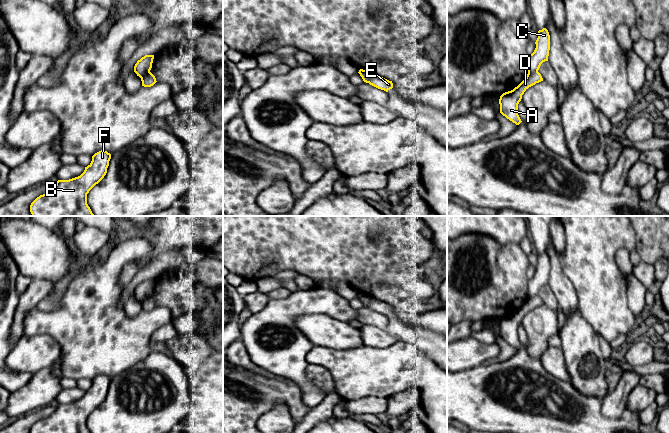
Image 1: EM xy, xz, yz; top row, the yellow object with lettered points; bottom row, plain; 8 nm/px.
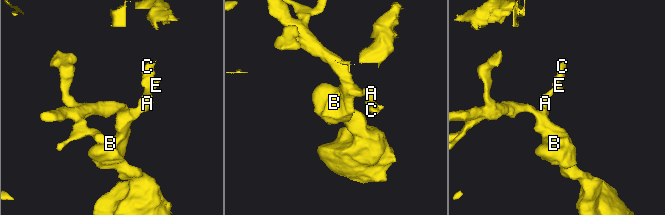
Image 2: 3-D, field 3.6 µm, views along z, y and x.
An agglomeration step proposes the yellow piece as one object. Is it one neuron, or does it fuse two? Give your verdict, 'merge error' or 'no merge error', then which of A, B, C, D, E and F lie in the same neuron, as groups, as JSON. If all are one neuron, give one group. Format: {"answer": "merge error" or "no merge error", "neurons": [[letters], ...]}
{"answer": "merge error", "neurons": [["A", "B", "D", "E", "F"], ["C"]]}

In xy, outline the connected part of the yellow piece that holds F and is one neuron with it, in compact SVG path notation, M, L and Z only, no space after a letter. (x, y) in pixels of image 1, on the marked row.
M99 151L84 172L69 180L58 180L48 193L30 205L32 216L95 216L87 204L87 194L106 175L111 154Z

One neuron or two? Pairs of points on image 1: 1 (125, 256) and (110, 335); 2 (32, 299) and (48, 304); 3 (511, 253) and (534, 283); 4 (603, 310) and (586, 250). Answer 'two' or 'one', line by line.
1: one
2: two
3: one
4: one

